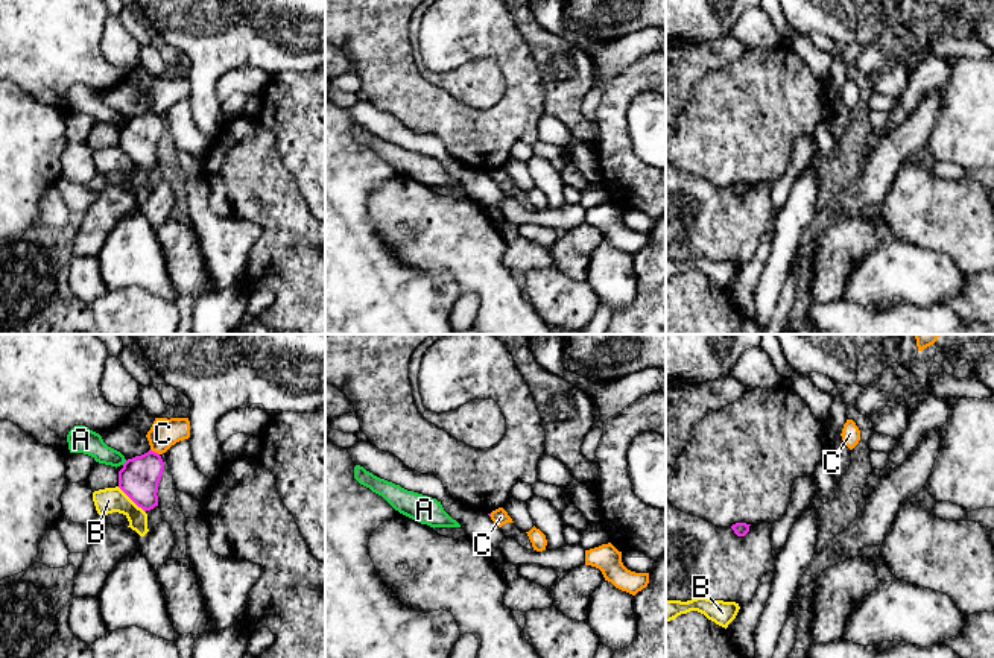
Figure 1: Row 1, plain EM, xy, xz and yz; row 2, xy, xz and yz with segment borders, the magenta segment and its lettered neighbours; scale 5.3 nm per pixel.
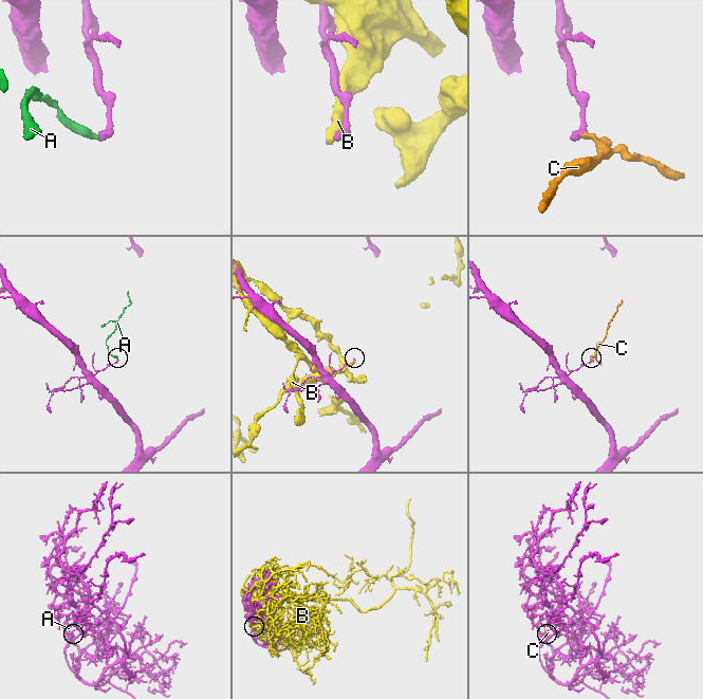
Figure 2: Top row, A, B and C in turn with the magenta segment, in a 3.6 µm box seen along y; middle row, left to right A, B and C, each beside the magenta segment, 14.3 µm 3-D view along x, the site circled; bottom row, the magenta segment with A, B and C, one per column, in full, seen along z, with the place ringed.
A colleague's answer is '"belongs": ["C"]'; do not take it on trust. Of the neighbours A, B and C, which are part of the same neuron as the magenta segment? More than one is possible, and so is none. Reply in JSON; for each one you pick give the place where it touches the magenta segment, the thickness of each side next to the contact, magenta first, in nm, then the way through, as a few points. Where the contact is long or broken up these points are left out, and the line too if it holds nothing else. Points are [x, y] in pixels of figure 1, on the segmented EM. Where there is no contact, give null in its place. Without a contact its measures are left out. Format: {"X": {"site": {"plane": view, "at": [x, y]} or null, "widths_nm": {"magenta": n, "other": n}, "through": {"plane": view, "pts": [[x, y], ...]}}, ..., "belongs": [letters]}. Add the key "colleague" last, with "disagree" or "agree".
{"belongs": [], "colleague": "disagree"}

